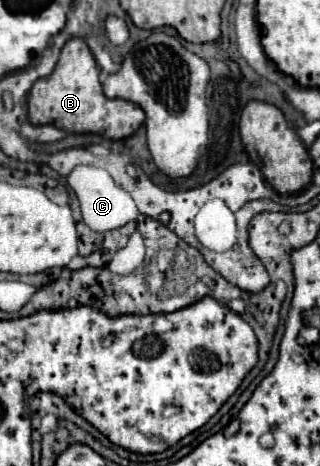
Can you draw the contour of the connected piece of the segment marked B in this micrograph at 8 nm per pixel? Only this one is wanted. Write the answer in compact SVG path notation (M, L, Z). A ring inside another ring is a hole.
M70 38L60 52L54 72L34 82L28 94L28 120L32 124L52 124L76 134L104 134L110 140L132 136L146 118L142 108L122 98L106 98L98 74L100 70L86 42L82 38Z

